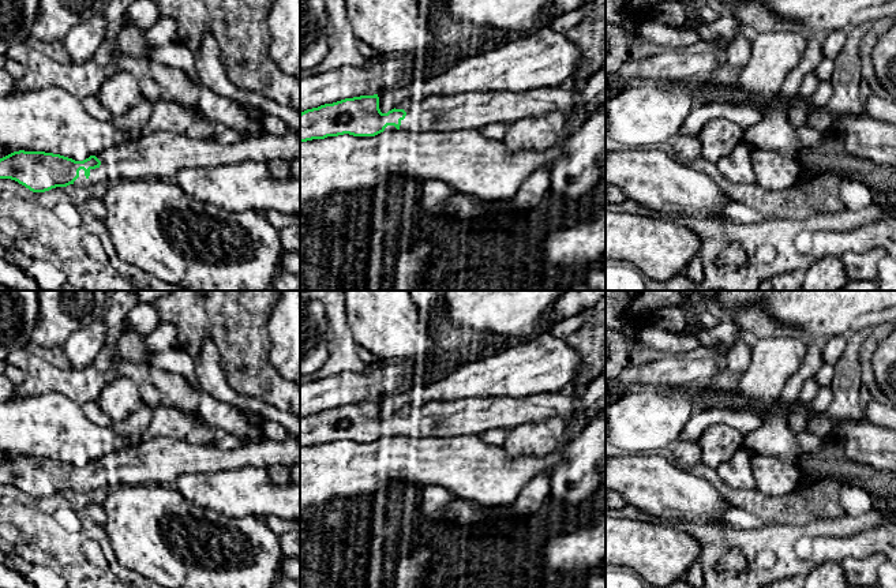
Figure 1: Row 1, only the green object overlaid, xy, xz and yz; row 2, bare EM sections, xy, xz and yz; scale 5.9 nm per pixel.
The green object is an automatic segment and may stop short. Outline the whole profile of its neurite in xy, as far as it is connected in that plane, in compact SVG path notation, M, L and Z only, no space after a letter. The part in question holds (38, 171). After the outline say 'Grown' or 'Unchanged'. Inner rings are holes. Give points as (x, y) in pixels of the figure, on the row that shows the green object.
M142 132L139 138L105 149L83 161L45 153L14 151L0 158L0 179L11 179L33 192L70 184L87 187L120 180L175 180L181 169L233 165L245 161L300 158L300 132L243 138L230 145L191 139L169 132Z. Grown

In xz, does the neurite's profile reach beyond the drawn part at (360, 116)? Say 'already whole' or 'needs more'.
needs more

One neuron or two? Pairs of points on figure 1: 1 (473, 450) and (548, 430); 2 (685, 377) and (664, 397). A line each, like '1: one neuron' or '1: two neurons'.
1: two neurons
2: two neurons

